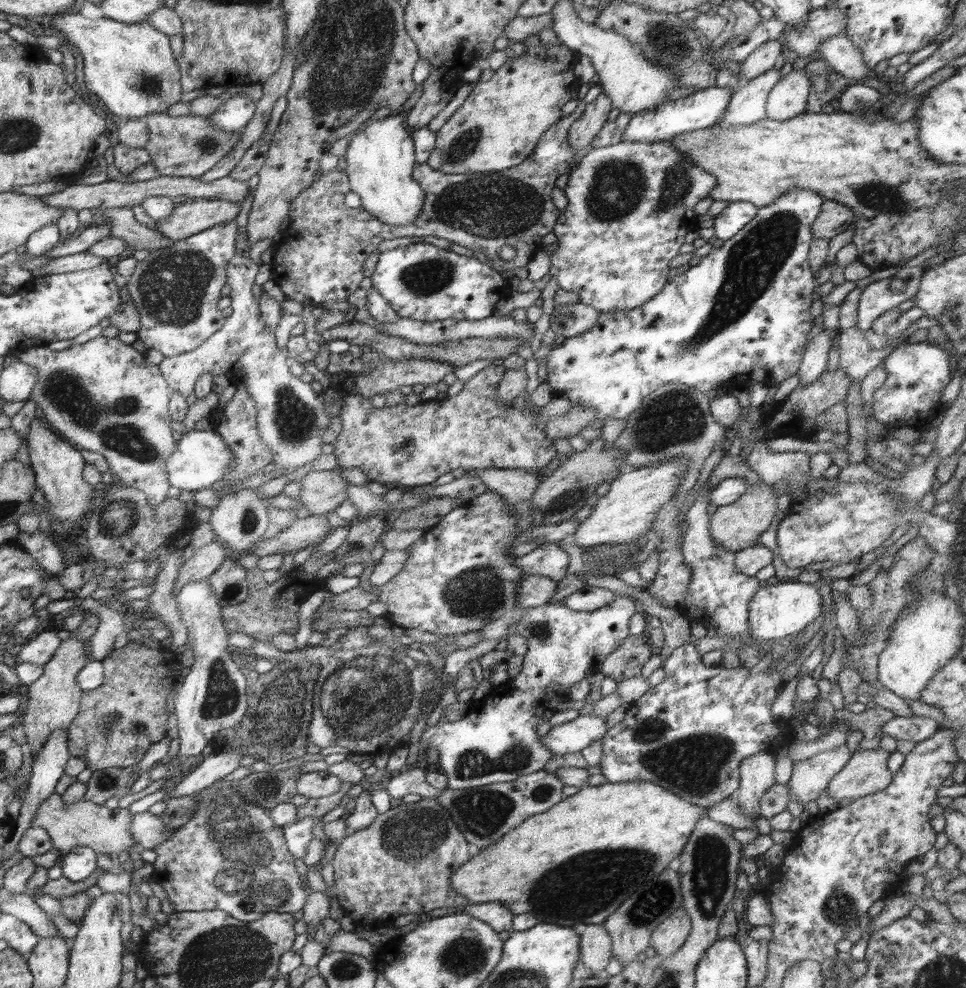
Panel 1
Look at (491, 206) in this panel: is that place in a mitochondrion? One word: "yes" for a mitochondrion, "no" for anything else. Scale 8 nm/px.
yes

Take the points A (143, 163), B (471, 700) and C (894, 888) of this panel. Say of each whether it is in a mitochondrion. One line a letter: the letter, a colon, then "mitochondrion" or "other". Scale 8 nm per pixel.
A: other
B: other
C: other

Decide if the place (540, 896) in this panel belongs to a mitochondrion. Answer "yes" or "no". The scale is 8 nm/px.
yes

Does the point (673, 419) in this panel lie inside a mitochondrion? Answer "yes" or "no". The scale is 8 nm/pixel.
yes

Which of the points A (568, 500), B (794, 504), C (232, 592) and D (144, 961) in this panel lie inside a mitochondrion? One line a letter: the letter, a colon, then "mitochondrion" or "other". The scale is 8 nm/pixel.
A: mitochondrion
B: other
C: mitochondrion
D: other

